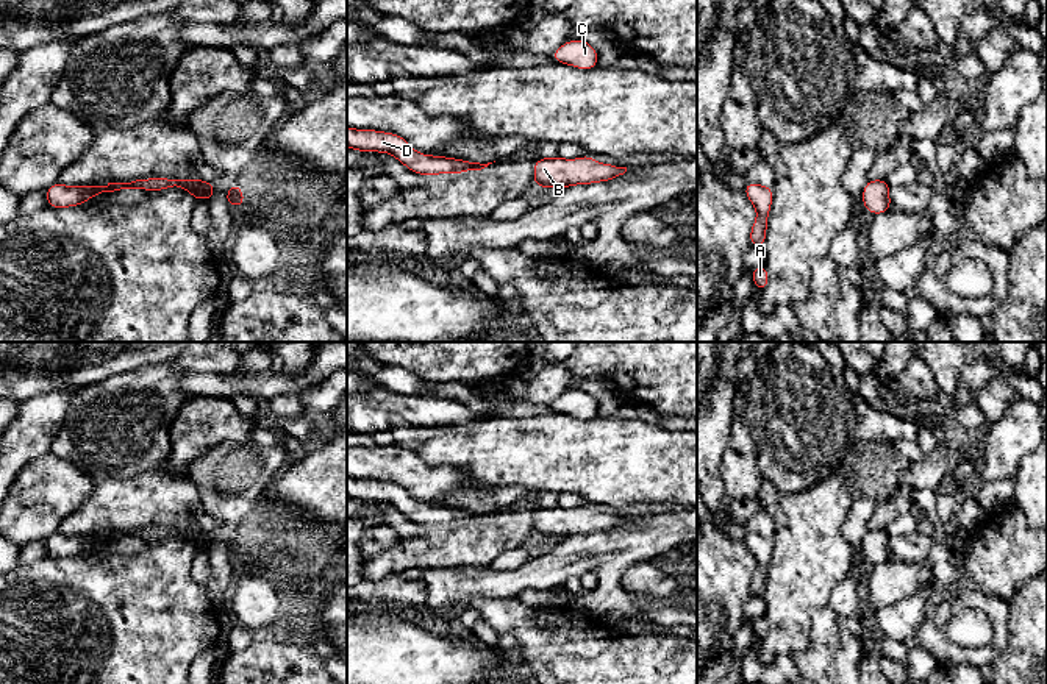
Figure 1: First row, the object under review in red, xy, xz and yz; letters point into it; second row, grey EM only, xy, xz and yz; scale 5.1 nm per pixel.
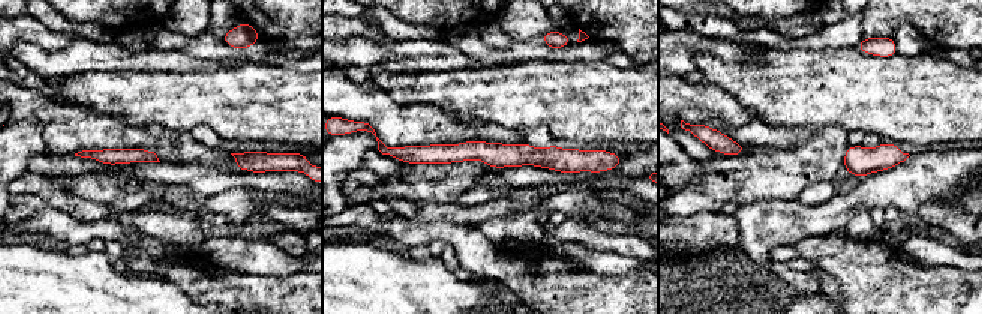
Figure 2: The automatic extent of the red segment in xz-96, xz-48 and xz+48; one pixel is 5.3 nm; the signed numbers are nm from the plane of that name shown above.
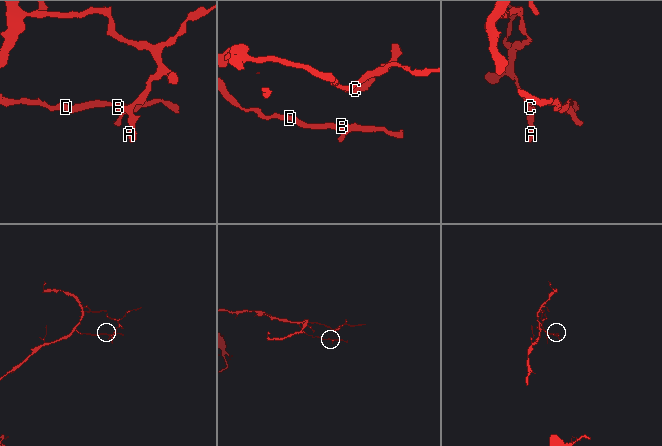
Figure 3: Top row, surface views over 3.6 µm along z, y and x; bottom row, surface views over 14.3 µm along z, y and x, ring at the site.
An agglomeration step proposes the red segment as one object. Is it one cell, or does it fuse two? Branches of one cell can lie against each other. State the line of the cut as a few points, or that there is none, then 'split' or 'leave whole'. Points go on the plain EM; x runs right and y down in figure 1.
cut none; leave whole

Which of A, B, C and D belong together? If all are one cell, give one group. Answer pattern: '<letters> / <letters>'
A B C D

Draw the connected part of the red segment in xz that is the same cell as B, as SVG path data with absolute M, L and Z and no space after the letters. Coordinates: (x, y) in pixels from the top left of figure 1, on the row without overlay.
M591 504L564 509L539 508L534 512L533 529L536 537L570 537L577 534L592 534L619 528L627 522L627 517L614 514L602 514L591 508Z

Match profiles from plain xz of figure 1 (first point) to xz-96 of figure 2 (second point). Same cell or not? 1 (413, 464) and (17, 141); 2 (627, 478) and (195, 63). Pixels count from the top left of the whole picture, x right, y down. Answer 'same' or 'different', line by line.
1: different
2: different

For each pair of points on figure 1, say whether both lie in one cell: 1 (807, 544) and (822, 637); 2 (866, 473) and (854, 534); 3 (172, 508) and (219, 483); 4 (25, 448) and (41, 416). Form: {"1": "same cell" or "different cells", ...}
{"1": "different cells", "2": "same cell", "3": "different cells", "4": "same cell"}

